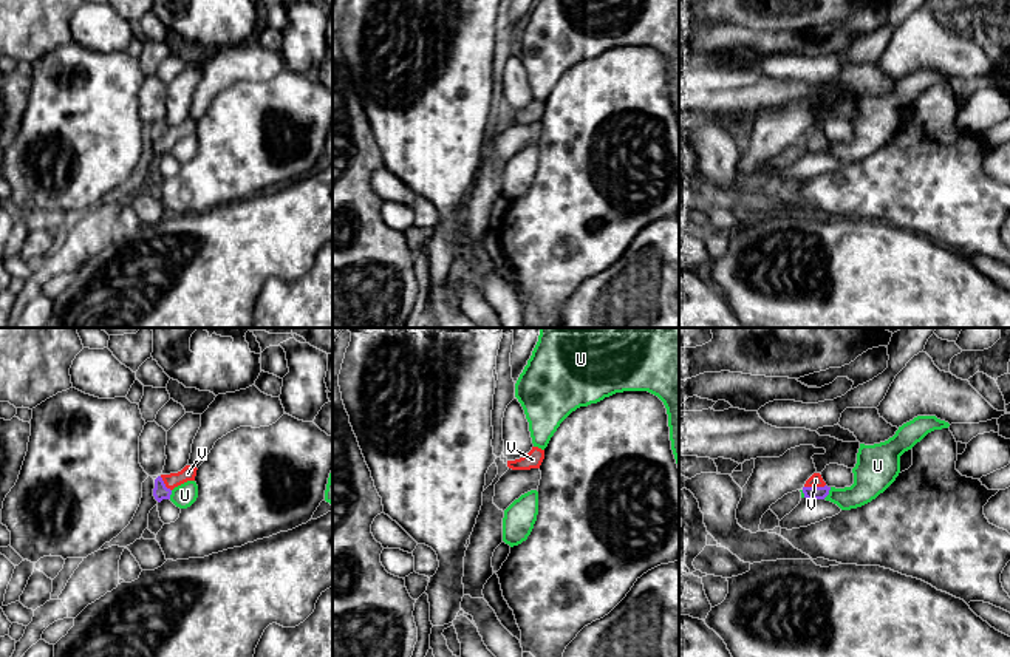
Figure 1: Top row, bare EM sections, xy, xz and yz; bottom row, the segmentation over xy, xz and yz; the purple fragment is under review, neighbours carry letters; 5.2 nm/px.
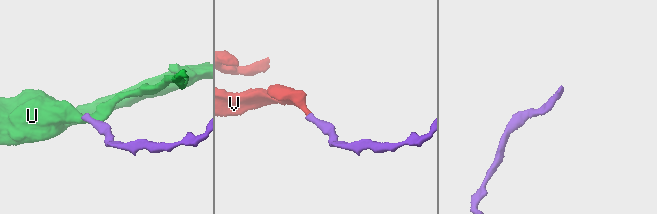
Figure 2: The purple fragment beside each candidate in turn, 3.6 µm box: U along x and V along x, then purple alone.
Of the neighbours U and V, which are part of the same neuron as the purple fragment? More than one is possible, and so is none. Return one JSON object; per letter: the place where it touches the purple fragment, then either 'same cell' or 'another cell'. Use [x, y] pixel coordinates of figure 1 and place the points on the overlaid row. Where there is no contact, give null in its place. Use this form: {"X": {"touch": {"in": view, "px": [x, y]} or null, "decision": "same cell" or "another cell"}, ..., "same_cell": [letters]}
{"U": {"touch": {"in": "yz", "px": [828, 493]}, "decision": "another cell"}, "V": {"touch": {"in": "yz", "px": [814, 486]}, "decision": "same cell"}, "same_cell": ["V"]}

